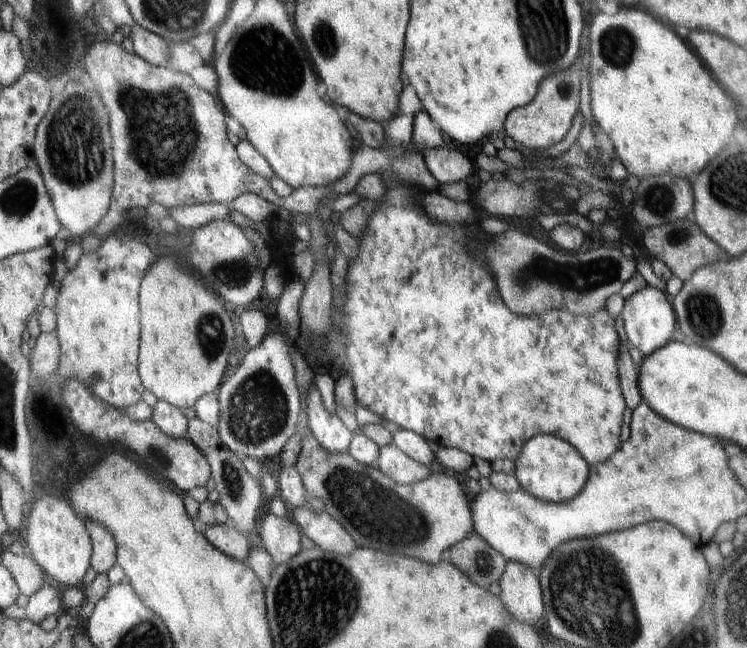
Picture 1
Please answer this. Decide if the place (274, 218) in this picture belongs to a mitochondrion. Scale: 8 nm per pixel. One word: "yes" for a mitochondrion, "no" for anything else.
no

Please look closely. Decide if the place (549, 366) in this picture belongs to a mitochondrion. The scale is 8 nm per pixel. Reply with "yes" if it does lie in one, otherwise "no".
no

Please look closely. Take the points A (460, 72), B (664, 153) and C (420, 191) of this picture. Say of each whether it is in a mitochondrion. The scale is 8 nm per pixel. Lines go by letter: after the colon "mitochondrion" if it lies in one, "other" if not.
A: other
B: other
C: other

